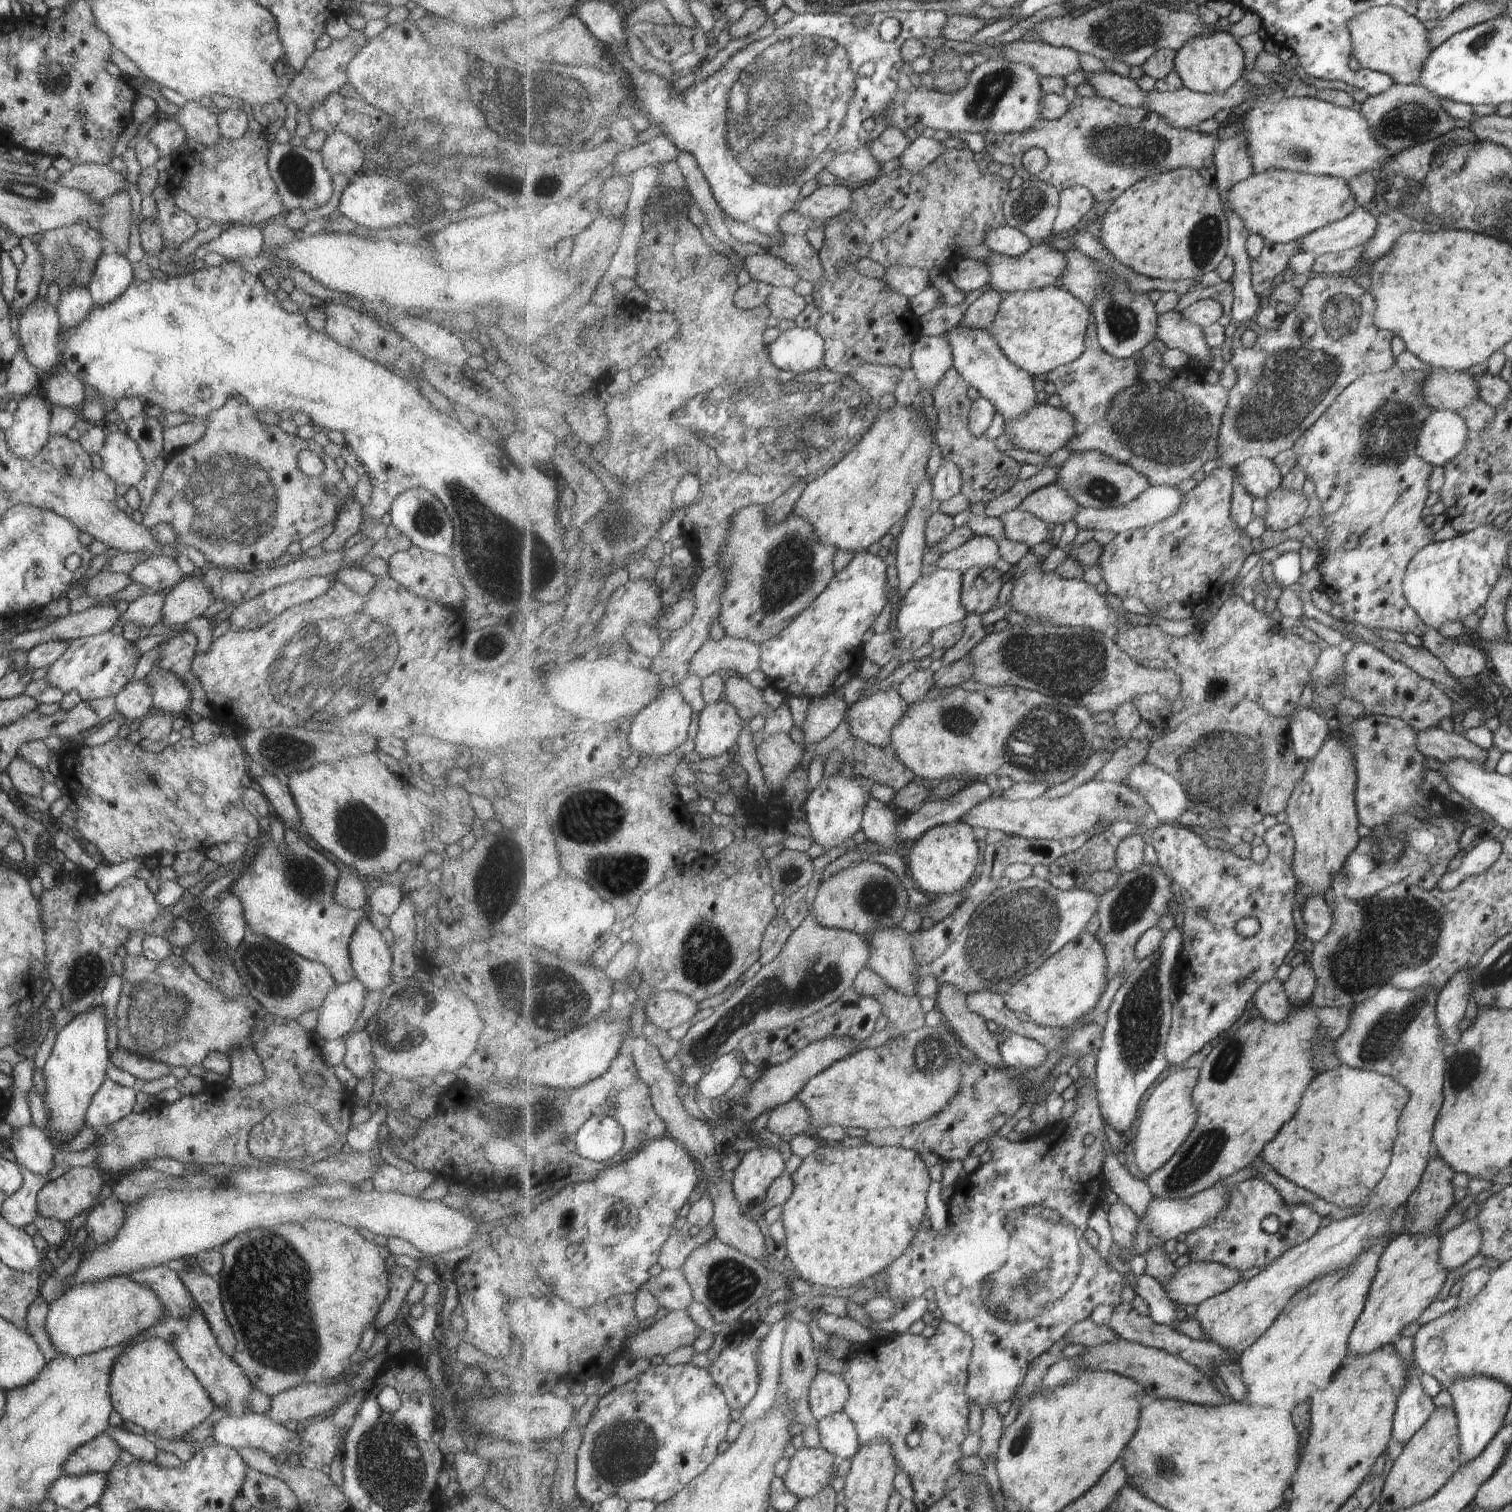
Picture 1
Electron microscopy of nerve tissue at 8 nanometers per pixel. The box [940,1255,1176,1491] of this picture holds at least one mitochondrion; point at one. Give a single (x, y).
(1022, 1439)

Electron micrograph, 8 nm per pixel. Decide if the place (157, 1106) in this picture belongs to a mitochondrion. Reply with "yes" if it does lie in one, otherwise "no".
no

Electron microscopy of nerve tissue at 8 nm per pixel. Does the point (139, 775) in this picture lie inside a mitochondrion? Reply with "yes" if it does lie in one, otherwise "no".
yes

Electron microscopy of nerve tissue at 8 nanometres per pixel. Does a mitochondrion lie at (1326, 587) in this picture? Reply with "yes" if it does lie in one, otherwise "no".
no

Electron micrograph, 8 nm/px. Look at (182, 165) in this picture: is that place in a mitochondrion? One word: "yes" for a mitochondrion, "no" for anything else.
no

